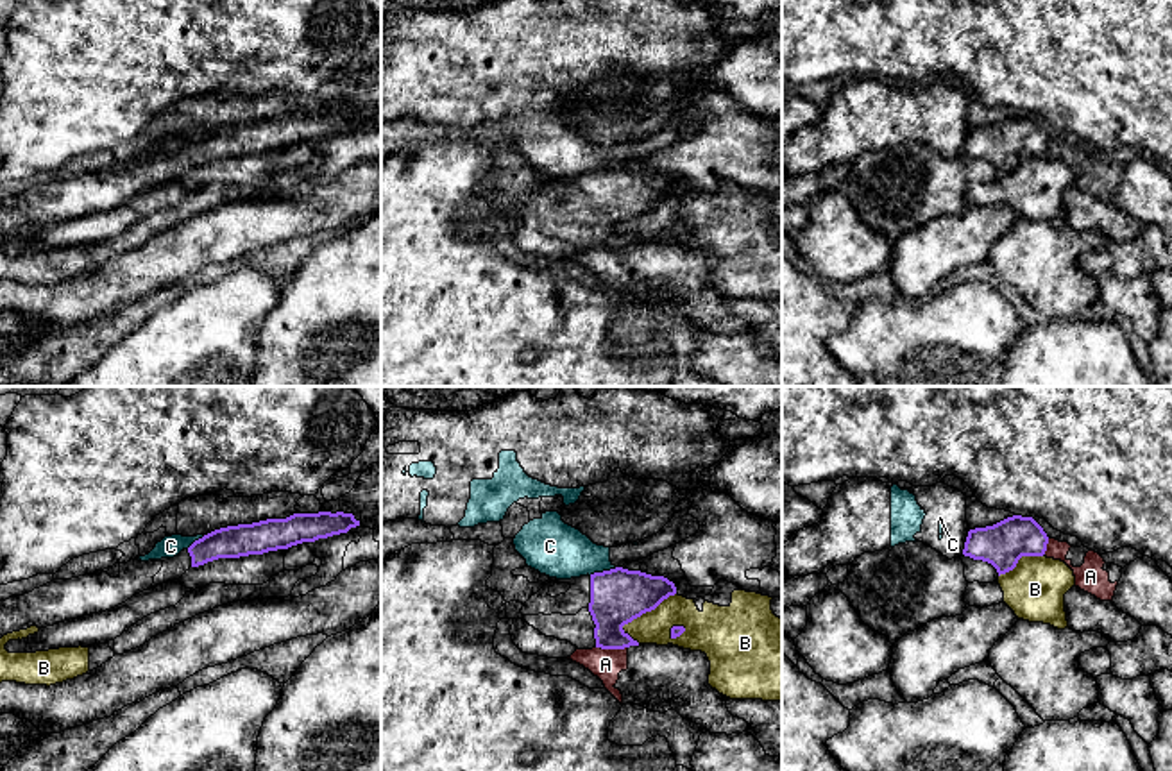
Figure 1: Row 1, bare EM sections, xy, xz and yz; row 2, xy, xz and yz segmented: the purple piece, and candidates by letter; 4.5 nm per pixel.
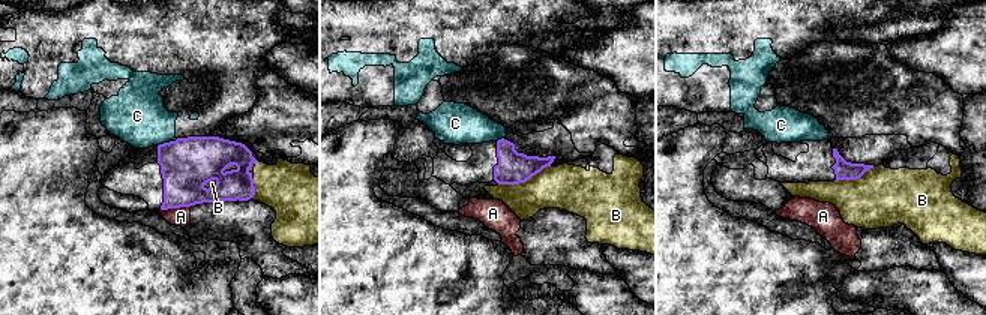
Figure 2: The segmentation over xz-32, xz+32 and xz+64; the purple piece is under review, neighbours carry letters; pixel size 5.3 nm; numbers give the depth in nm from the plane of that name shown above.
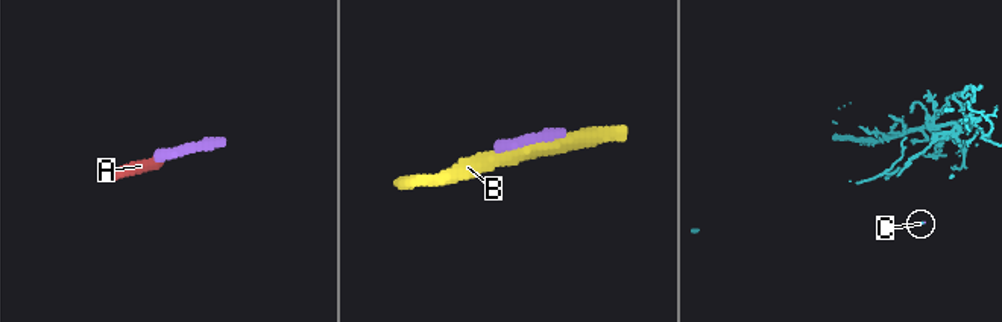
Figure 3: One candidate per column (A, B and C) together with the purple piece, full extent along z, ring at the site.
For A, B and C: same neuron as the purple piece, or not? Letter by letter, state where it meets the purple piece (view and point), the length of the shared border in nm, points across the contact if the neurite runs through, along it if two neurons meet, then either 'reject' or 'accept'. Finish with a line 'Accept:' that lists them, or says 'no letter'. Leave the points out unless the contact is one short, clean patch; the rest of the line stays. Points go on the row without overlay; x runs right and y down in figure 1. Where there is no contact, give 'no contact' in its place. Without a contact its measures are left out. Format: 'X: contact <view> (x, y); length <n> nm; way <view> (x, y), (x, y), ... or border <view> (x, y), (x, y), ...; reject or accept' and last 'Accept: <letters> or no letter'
A: contact xz (612, 247); length 140 nm; border xz (596, 245), (627, 247); reject
B: contact xz (646, 210); length 300 nm; reject
C: contact xz (603, 170); length 130 nm; reject
Accept: no letter

